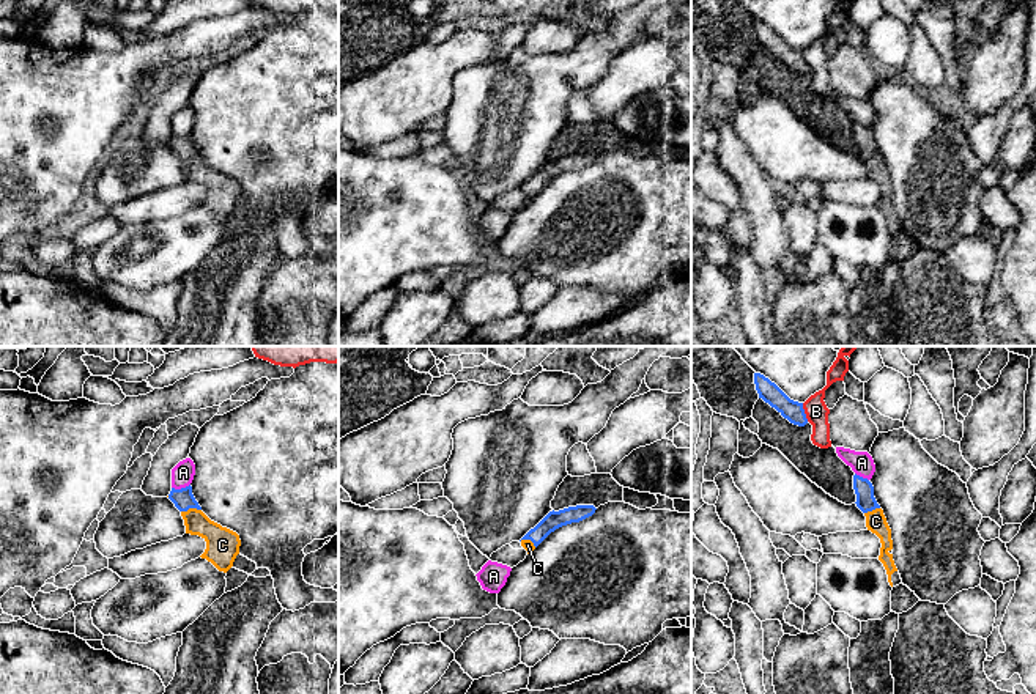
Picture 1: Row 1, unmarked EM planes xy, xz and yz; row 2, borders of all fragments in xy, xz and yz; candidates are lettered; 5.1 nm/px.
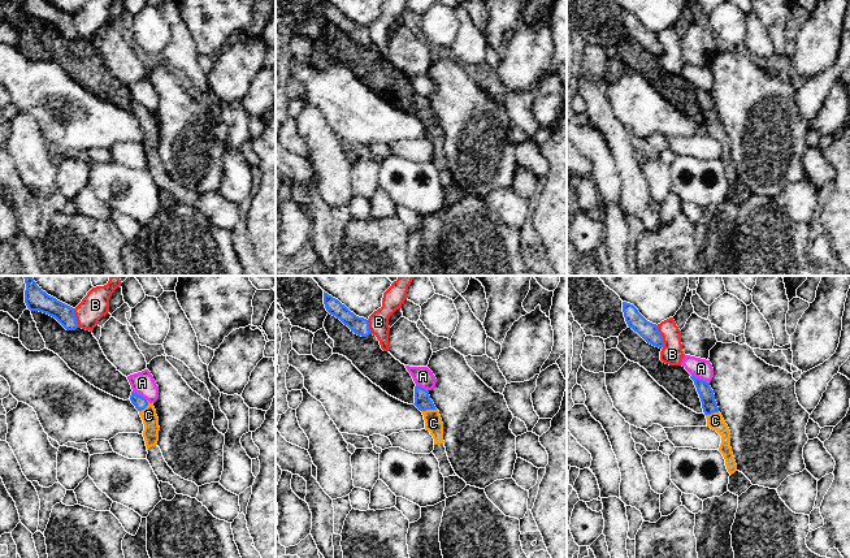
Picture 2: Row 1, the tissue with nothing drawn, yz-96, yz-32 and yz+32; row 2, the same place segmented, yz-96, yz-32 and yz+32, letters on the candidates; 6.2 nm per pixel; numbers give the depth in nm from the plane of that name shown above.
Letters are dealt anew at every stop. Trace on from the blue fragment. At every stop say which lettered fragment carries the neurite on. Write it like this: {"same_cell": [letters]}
{"same_cell": ["C"]}

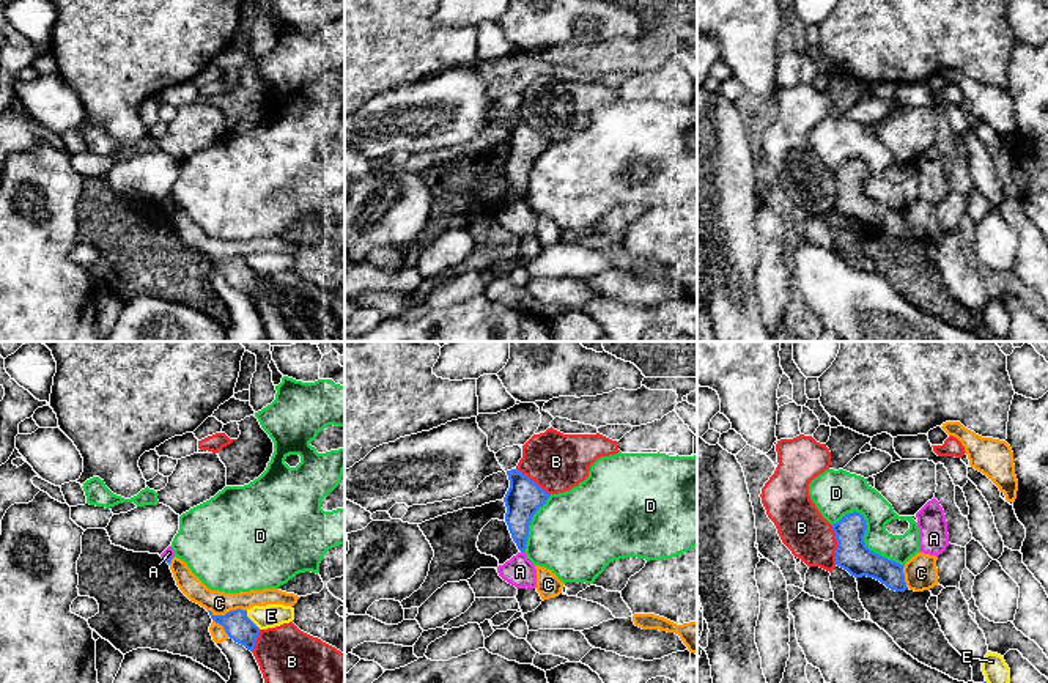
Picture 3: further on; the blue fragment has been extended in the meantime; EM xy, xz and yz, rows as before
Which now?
{"same_cell": []}

